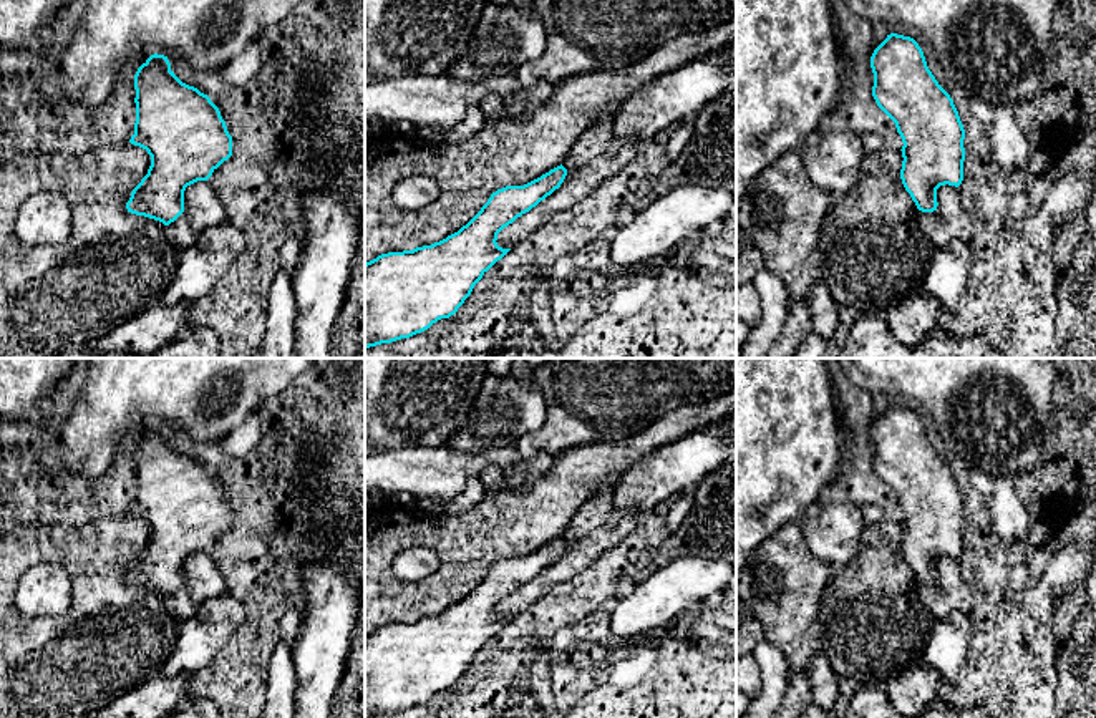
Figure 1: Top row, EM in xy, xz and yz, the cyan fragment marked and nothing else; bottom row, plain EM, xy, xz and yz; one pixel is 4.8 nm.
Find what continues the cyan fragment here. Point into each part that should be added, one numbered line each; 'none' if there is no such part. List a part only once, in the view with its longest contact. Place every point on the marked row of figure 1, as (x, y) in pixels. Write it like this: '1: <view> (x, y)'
none

